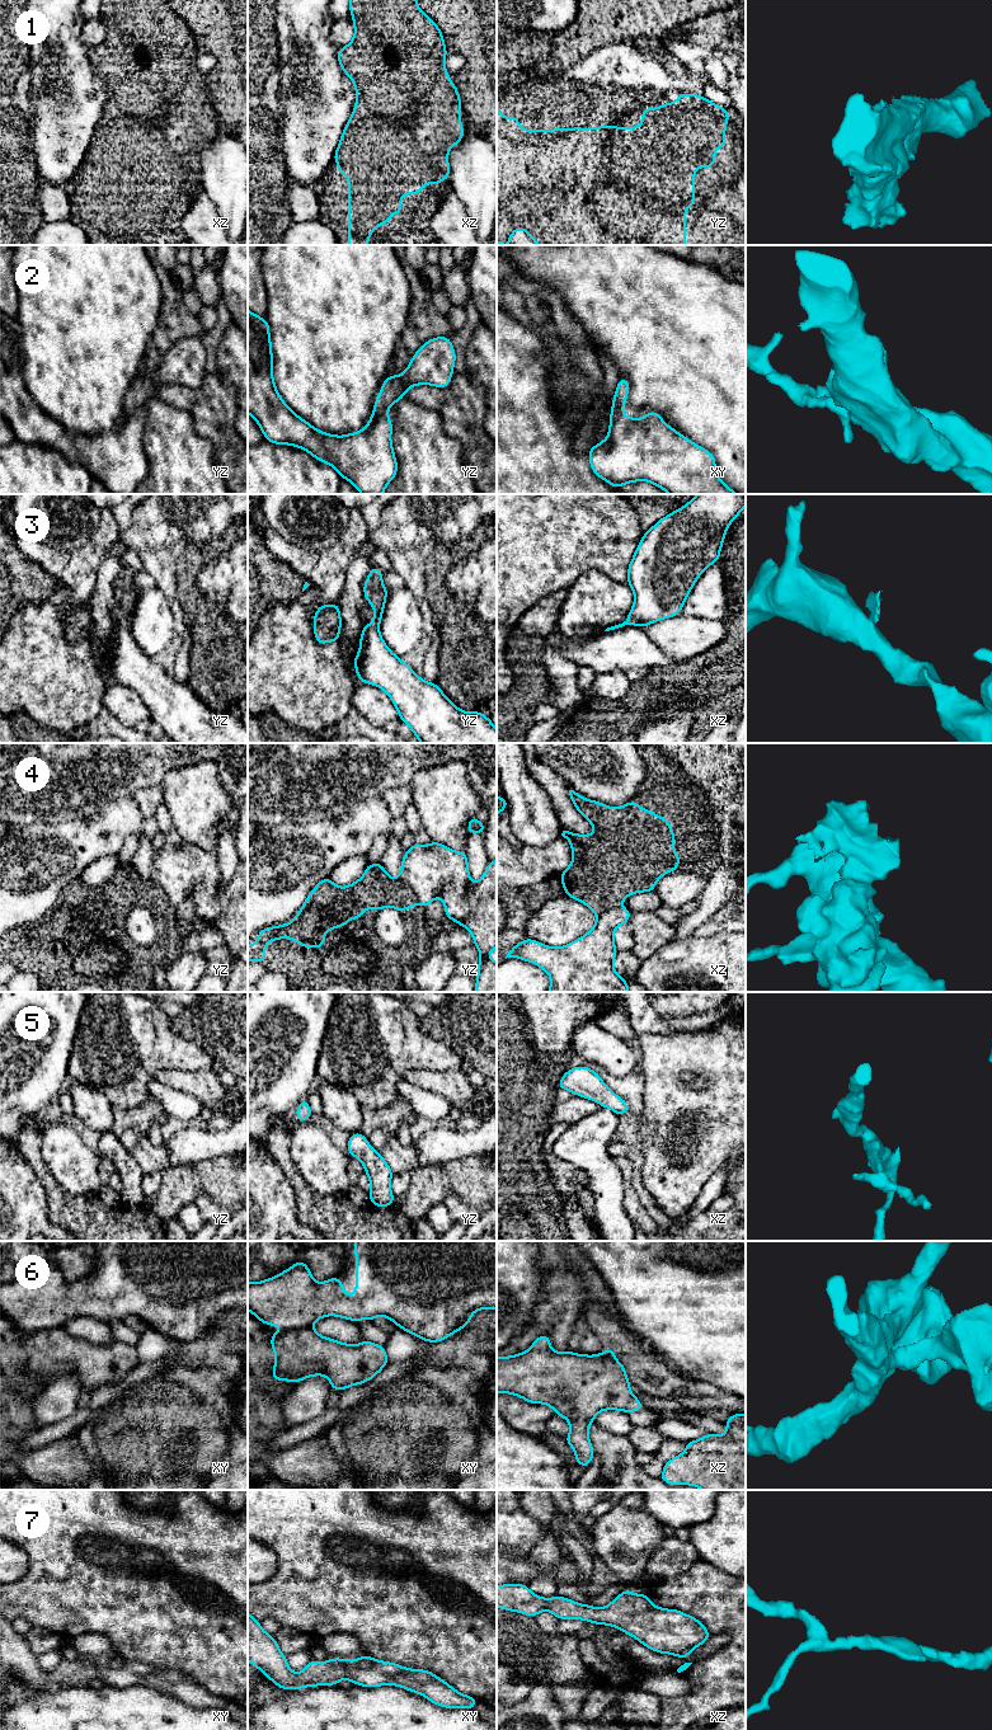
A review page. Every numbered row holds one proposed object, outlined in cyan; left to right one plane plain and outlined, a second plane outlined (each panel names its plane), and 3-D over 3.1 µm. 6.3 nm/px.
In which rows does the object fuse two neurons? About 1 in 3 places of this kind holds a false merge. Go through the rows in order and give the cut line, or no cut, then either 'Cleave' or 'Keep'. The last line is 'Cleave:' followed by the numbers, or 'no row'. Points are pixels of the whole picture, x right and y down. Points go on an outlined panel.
1: No split. Keep
2: No split. Keep
3: Split along yz (371, 625), (377, 628). Cleave
4: Split along yz (399, 878), (409, 885), (417, 902). Cleave
5: No split. Keep
6: No split. Keep
7: No split. Keep
Cleave: 3, 4

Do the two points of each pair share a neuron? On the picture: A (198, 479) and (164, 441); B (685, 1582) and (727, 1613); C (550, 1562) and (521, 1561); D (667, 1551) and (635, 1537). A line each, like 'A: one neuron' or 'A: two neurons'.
A: one neuron
B: one neuron
C: two neurons
D: two neurons

